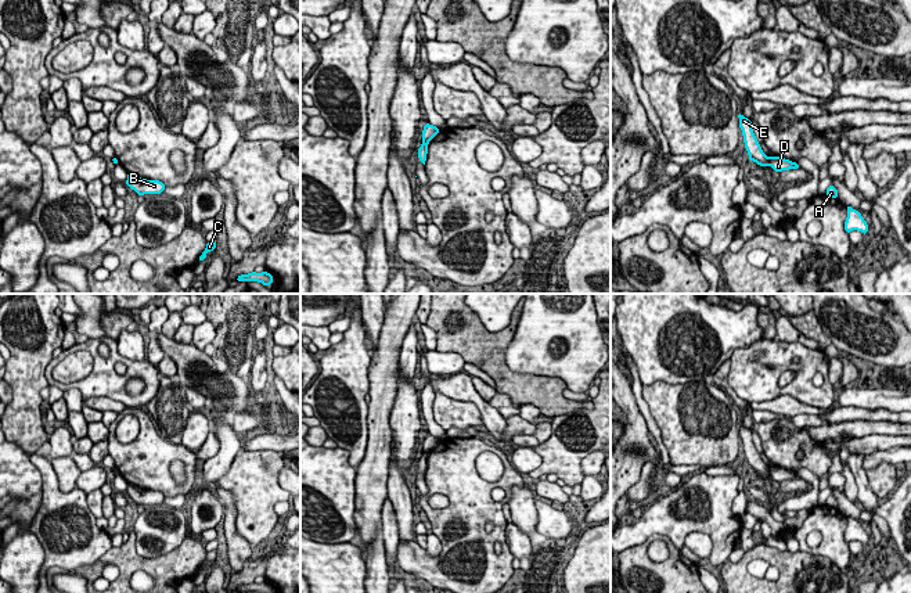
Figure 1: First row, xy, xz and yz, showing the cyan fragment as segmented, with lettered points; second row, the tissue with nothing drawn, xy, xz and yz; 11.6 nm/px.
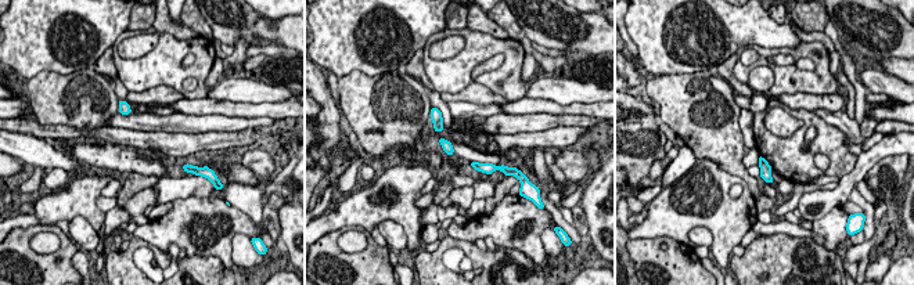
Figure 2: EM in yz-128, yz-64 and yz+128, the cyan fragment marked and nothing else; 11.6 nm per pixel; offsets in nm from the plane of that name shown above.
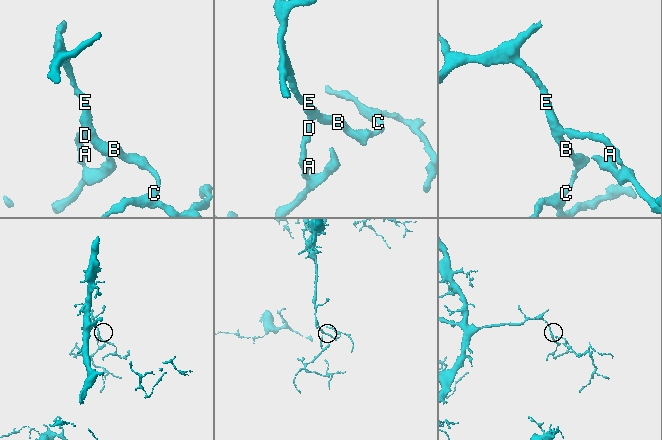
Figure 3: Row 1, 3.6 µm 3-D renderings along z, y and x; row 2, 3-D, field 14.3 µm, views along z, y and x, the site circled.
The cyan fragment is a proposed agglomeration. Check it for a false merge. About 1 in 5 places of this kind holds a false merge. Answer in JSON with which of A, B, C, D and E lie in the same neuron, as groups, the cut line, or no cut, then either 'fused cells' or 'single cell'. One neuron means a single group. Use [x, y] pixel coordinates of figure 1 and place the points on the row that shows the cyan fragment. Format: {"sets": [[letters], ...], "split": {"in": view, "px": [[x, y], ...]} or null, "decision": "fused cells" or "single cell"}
{"sets": [["A", "D"], ["B", "C", "E"]], "split": {"in": "yz", "px": [[767, 158], [770, 164]]}, "decision": "fused cells"}

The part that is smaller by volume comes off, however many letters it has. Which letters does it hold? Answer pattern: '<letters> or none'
A, D

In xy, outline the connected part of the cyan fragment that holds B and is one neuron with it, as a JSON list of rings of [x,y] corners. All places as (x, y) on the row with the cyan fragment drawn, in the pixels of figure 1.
[[[127,173],[126,186],[134,190],[138,195],[161,194],[165,190],[165,184],[162,182],[141,179],[132,173]]]

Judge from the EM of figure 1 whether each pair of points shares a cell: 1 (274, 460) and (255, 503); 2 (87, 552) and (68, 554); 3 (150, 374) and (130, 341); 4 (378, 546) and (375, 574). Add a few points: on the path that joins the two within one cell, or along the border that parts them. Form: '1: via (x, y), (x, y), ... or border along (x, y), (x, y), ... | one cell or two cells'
1: via (263, 471), (255, 480), (255, 492) | one cell
2: via (83, 552), (72, 552) | one cell
3: border along (115, 340), (122, 355), (134, 360), (144, 359) | two cells
4: via (375, 553), (375, 567) | one cell

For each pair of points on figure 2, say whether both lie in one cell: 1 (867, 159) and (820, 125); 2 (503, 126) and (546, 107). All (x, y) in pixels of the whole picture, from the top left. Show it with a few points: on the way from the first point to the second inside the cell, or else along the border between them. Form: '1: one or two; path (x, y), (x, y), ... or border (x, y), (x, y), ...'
1: two; border (859, 155), (855, 166), (839, 179)
2: two; border (504, 112), (565, 114)

